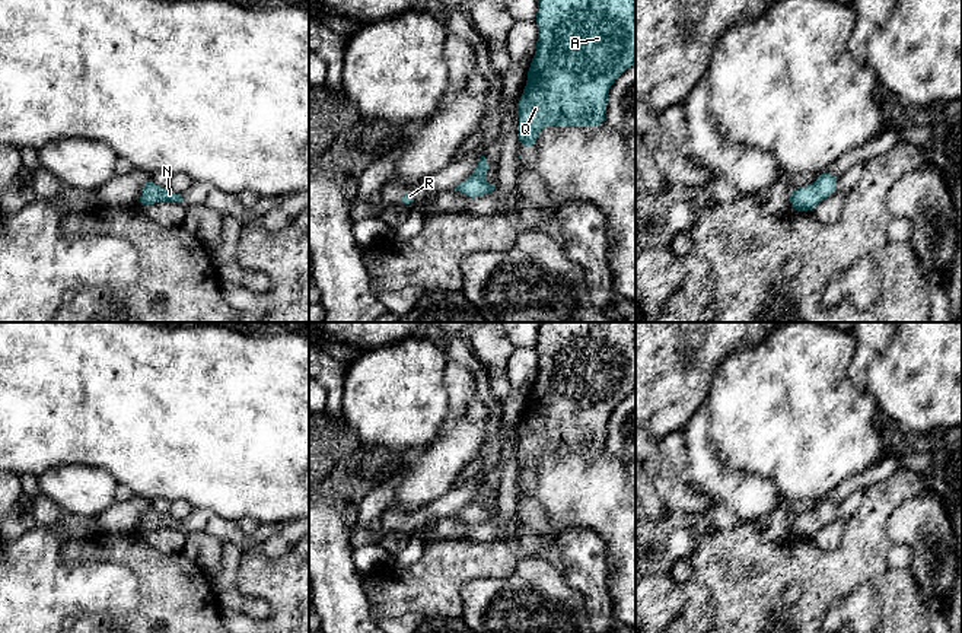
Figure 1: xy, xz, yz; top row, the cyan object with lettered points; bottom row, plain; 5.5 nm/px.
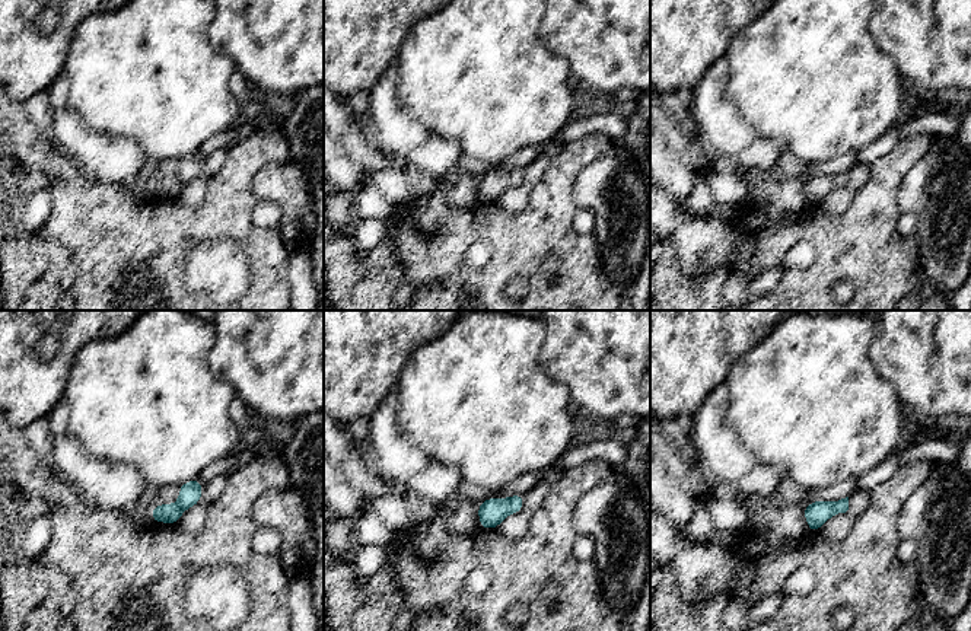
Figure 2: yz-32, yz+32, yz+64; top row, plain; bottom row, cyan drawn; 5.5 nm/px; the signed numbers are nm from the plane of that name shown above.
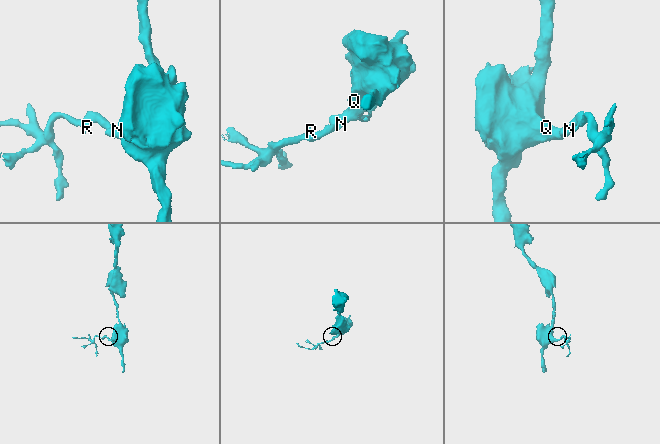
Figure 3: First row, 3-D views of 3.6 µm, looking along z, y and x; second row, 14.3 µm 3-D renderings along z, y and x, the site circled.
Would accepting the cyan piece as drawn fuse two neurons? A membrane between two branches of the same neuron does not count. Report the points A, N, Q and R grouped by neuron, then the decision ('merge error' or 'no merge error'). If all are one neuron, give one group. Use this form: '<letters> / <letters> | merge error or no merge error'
A N Q R | no merge error

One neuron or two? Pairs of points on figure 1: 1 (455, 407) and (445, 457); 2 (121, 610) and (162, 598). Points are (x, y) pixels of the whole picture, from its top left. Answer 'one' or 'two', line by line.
1: two
2: two

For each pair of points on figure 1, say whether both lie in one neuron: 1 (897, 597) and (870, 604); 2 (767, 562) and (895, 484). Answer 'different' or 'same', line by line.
1: different
2: same

